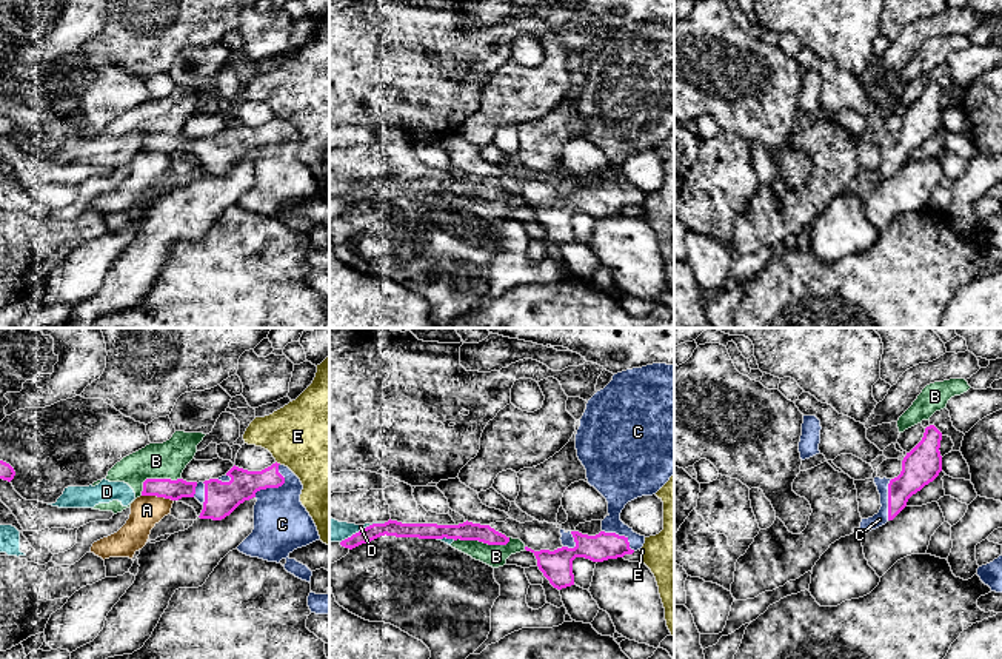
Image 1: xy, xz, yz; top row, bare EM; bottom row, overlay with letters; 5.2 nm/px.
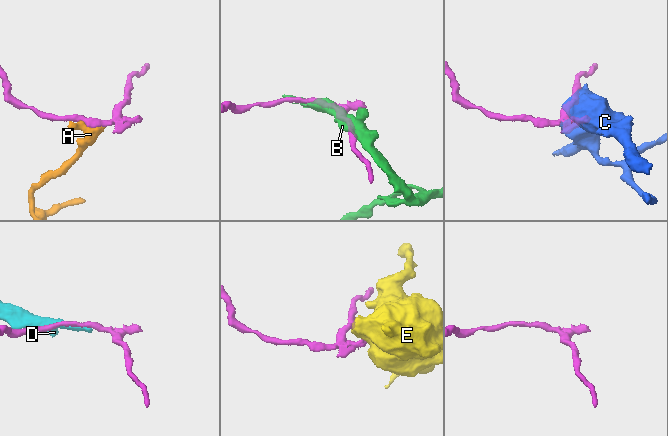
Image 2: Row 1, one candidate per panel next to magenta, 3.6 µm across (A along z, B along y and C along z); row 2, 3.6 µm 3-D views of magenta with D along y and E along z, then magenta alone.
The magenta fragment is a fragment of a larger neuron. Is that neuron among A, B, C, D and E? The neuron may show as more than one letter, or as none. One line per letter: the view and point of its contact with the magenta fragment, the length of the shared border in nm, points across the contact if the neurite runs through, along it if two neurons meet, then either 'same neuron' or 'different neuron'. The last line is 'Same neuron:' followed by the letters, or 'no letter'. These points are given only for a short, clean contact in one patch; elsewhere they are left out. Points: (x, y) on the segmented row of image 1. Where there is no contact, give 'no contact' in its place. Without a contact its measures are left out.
A: contact xy (157, 496); length 170 nm; border xy (142, 495), (156, 495), (173, 501); different neuron
B: contact xz (482, 541); length 300 nm; different neuron
C: contact xy (277, 487); length 220 nm; same neuron
D: contact xz (364, 528); length 260 nm; different neuron
E: contact xy (279, 464); length 40 nm; border xy (276, 461), (280, 464); different neuron
Same neuron: C

